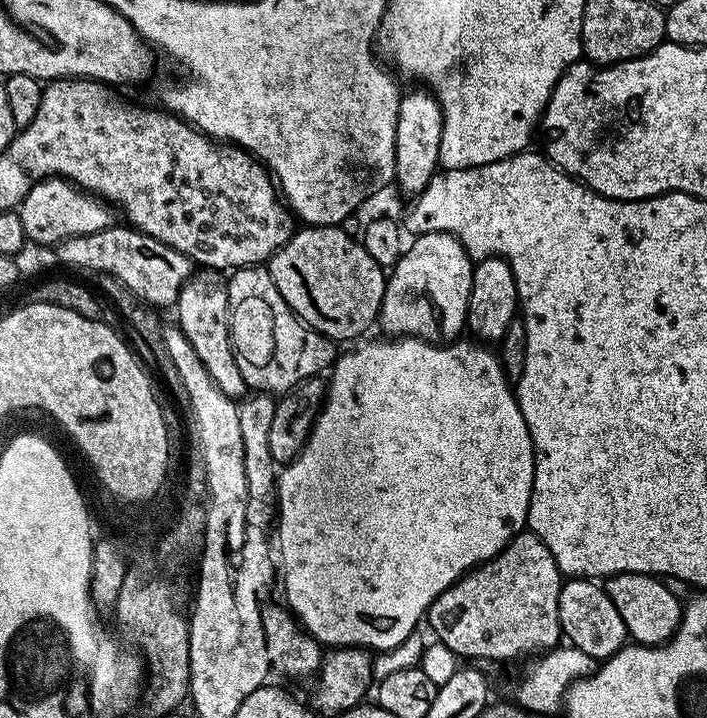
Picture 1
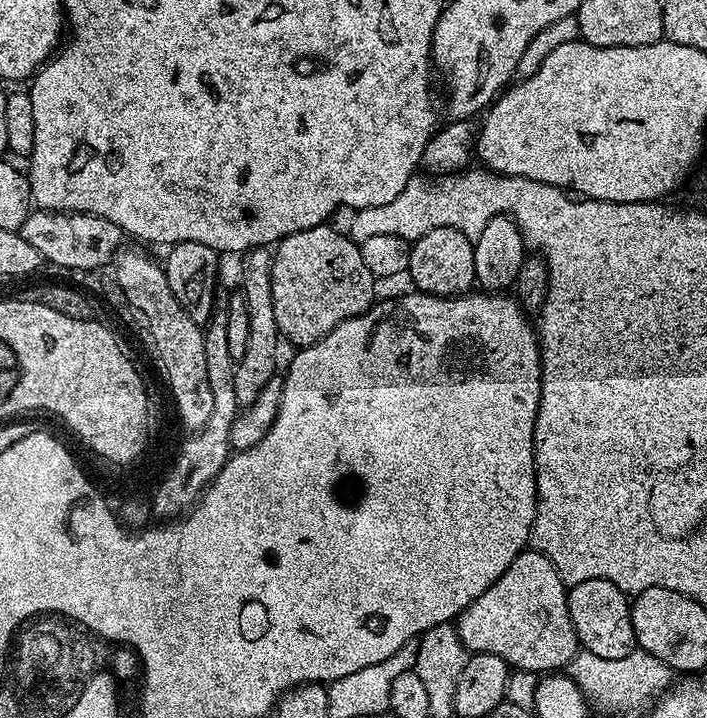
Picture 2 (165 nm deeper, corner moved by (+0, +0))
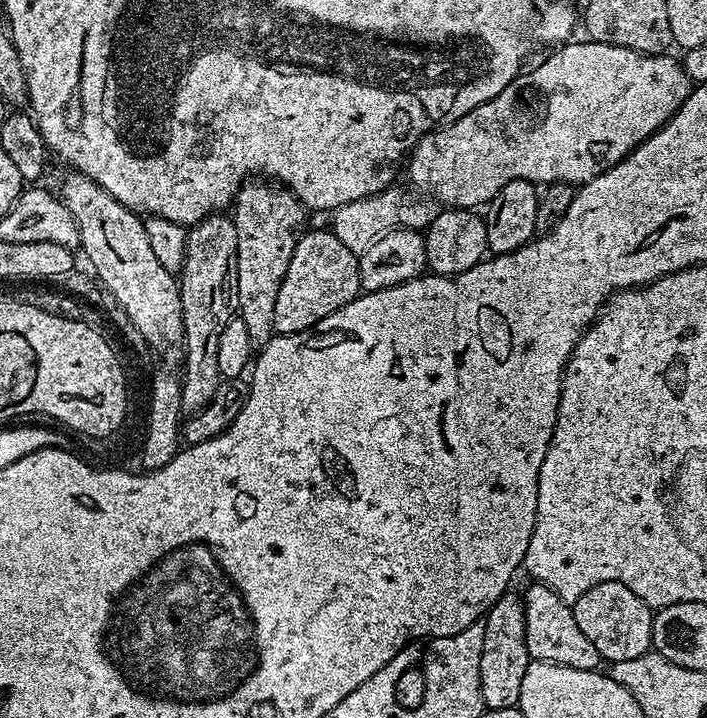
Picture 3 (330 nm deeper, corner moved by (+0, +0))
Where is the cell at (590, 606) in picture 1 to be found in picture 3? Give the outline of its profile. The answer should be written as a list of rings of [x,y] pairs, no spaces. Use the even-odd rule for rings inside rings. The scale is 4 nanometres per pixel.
[[[602,582],[582,594],[572,605],[574,622],[582,629],[582,634],[594,642],[601,661],[617,664],[626,658],[638,658],[652,648],[653,609],[649,608],[634,590],[626,590],[618,582]]]

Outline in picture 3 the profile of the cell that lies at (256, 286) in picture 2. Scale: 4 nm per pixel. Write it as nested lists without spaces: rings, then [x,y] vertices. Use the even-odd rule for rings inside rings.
[[[264,180],[245,181],[232,203],[232,217],[237,231],[238,246],[235,247],[236,269],[238,270],[238,318],[246,326],[247,336],[251,338],[253,347],[265,346],[273,337],[274,305],[278,300],[278,290],[281,289],[282,279],[290,266],[294,246],[303,236],[306,225],[307,211],[296,197],[279,185]]]

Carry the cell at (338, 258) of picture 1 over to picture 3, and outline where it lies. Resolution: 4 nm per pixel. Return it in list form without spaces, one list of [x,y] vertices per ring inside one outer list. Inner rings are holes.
[[[305,231],[300,241],[294,246],[293,257],[290,258],[289,269],[286,270],[284,279],[282,279],[281,289],[278,290],[278,300],[274,305],[273,326],[275,331],[281,336],[289,336],[295,332],[304,332],[307,328],[313,328],[322,318],[342,310],[351,300],[355,300],[361,295],[360,286],[360,261],[354,253],[346,250],[342,242],[332,231],[324,232]]]

